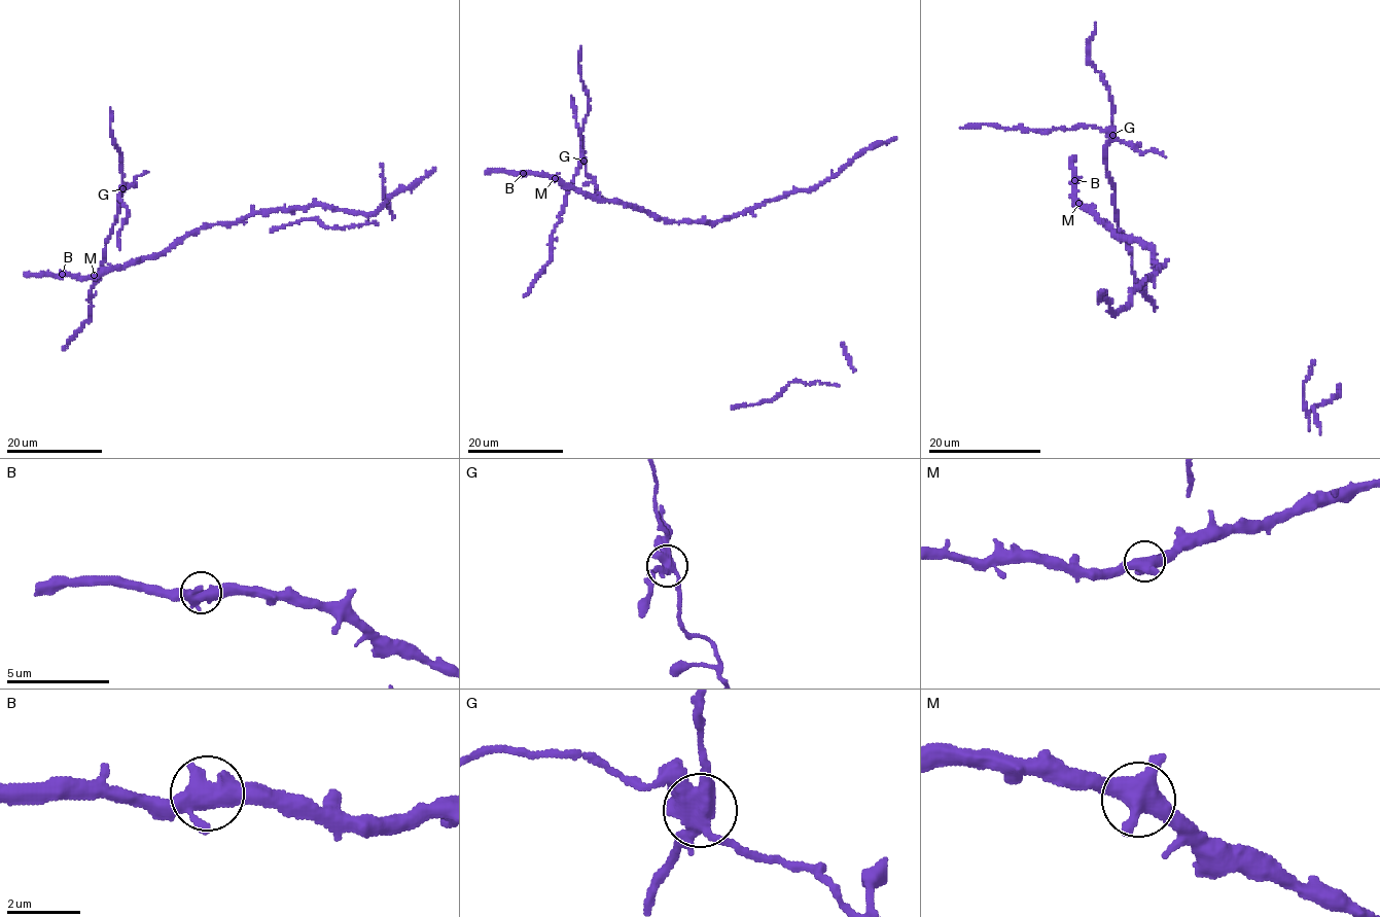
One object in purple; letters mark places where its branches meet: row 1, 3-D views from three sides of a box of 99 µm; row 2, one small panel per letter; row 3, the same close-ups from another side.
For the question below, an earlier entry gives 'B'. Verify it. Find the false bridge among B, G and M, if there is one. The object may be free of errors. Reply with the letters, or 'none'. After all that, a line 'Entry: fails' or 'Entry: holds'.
G
Entry: fails

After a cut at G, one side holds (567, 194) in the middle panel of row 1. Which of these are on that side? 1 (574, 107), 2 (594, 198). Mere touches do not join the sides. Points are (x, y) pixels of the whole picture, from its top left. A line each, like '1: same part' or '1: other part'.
1: same part
2: same part

